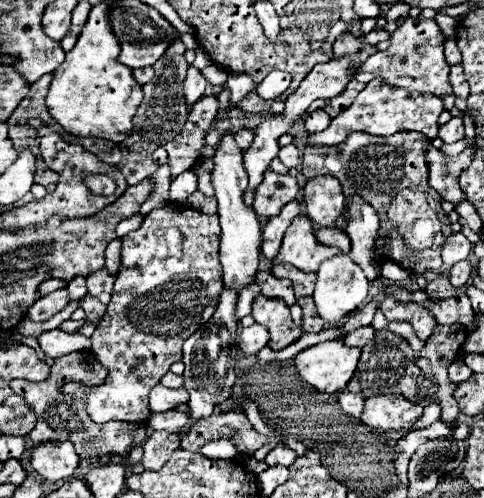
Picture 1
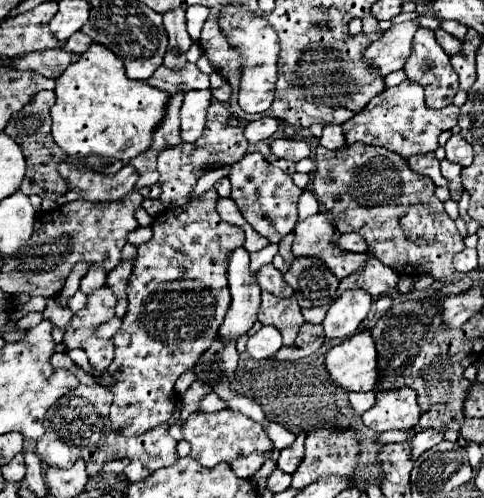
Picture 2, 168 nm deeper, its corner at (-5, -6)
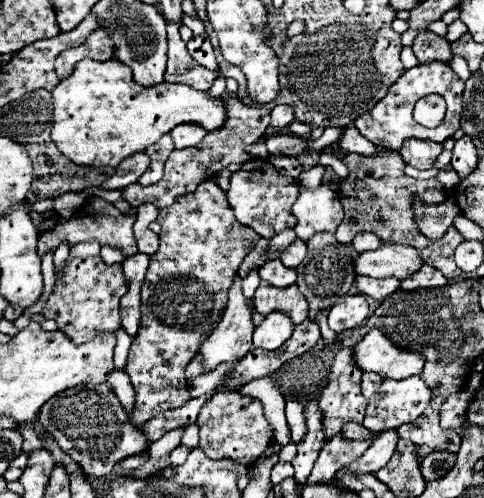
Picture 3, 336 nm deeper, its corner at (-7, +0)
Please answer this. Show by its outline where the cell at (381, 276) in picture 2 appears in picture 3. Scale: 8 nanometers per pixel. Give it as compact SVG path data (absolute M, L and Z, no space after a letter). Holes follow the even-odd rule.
M359 275L355 279L353 287L357 287L359 293L365 293L365 295L379 301L379 299L385 299L399 289L399 279L373 279L373 277Z

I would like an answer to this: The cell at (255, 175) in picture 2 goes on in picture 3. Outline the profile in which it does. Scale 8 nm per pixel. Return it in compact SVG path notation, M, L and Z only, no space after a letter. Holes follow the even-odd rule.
M249 159L247 163L243 163L241 171L231 175L231 189L227 191L227 201L231 203L231 209L233 209L239 223L255 229L255 233L259 233L261 237L271 239L277 233L281 233L283 229L295 227L295 217L291 215L291 207L293 207L297 195L299 195L299 181L297 179L281 175L267 159Z

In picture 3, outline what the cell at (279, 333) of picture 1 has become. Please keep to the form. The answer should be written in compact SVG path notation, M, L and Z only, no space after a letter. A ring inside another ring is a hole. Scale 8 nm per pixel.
M261 281L255 295L253 295L253 303L261 315L267 315L271 311L291 313L291 319L295 325L305 321L307 311L309 311L307 301L305 301L303 293L299 293L297 285L279 289L279 287L273 287L273 285Z

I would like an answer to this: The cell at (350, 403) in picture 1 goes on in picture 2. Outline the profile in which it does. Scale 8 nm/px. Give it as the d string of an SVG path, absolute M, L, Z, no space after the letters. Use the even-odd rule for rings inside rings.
M349 393L349 403L357 415L363 415L375 403L375 393Z

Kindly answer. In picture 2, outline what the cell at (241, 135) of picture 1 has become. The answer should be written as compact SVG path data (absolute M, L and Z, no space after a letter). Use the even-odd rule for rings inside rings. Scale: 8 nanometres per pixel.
M261 117L257 121L251 121L245 125L245 137L249 141L249 145L255 145L259 141L269 139L275 131L279 129L279 121L273 117Z

